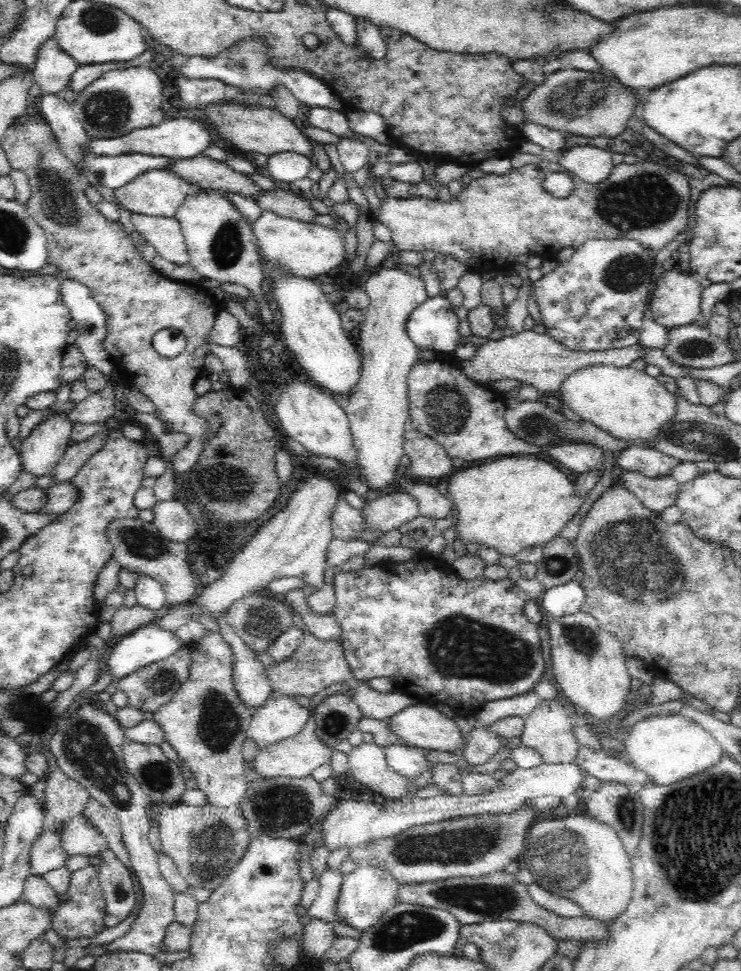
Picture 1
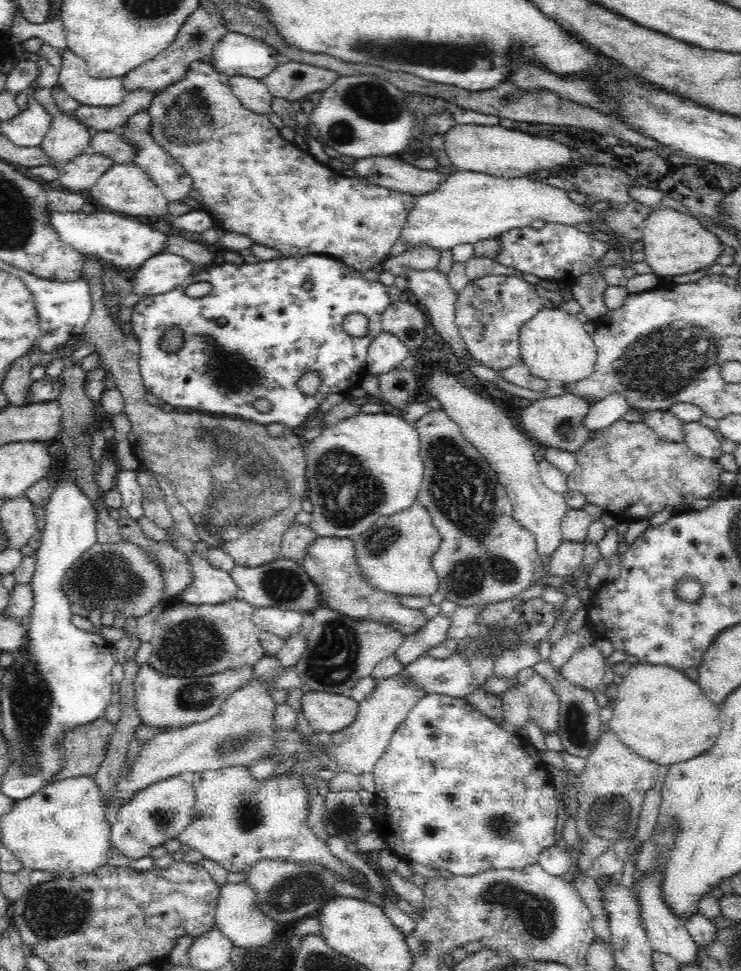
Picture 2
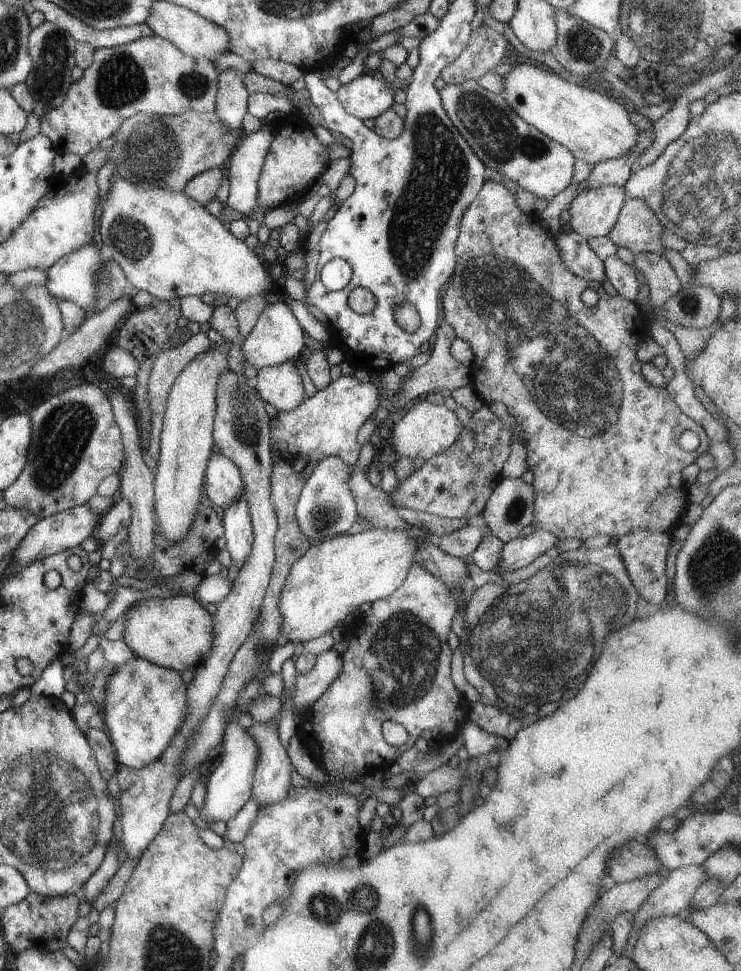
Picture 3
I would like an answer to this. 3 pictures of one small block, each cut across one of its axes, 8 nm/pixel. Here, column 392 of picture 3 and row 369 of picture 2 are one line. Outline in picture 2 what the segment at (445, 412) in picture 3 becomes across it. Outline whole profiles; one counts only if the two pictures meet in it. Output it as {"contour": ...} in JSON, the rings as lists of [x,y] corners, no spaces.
{"contour":[[[432,367],[422,381],[427,391],[440,403],[440,408],[458,425],[462,437],[490,464],[514,504],[514,519],[534,533],[538,554],[550,557],[563,541],[561,520],[569,507],[565,496],[553,492],[542,483],[539,463],[535,460],[537,444],[527,433],[514,426],[504,409],[477,394],[448,370]]]}

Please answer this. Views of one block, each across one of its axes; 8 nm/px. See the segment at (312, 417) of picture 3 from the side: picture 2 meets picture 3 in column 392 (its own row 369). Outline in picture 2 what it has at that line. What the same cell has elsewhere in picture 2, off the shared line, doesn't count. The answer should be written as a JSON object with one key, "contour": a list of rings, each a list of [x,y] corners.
{"contour":[[[382,330],[368,344],[366,374],[374,376],[399,368],[408,355],[409,348],[396,335]]]}

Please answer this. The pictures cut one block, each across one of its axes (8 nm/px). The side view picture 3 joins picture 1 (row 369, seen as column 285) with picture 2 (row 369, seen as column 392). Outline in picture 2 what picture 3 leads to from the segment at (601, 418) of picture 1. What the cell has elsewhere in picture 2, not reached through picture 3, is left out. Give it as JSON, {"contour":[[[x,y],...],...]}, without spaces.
{"contour":[[[545,307],[538,308],[534,316],[530,316],[522,324],[518,332],[520,343],[520,361],[530,372],[553,384],[561,386],[566,382],[576,382],[588,376],[595,360],[595,348],[591,335],[584,329],[576,314],[571,314],[562,309]]]}

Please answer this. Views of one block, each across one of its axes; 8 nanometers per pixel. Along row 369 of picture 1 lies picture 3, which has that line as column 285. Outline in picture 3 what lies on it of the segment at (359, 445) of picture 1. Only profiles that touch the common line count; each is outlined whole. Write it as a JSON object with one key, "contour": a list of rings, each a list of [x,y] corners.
{"contour":[[[293,360],[260,368],[256,372],[253,385],[257,394],[262,398],[262,401],[271,404],[277,411],[293,410],[295,406],[299,406],[299,403],[306,396],[303,393],[303,384],[301,383],[299,372],[295,368]]]}

